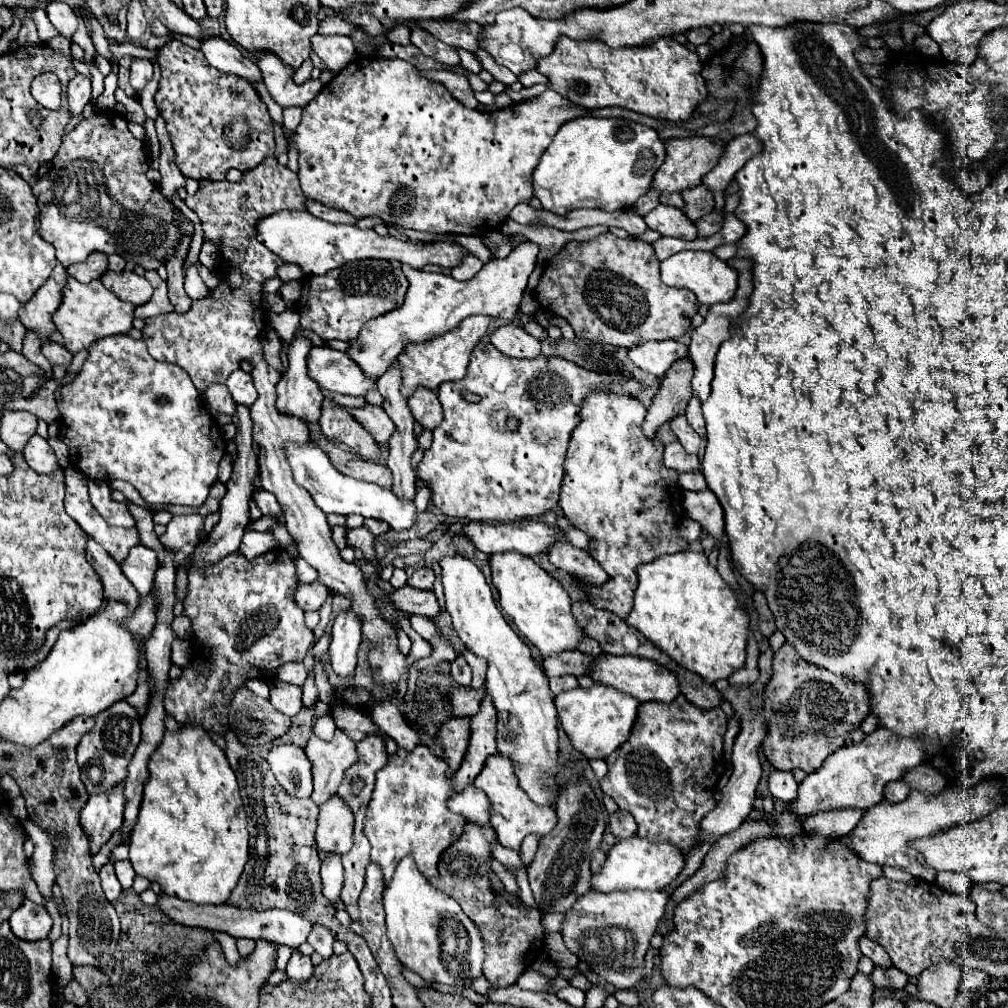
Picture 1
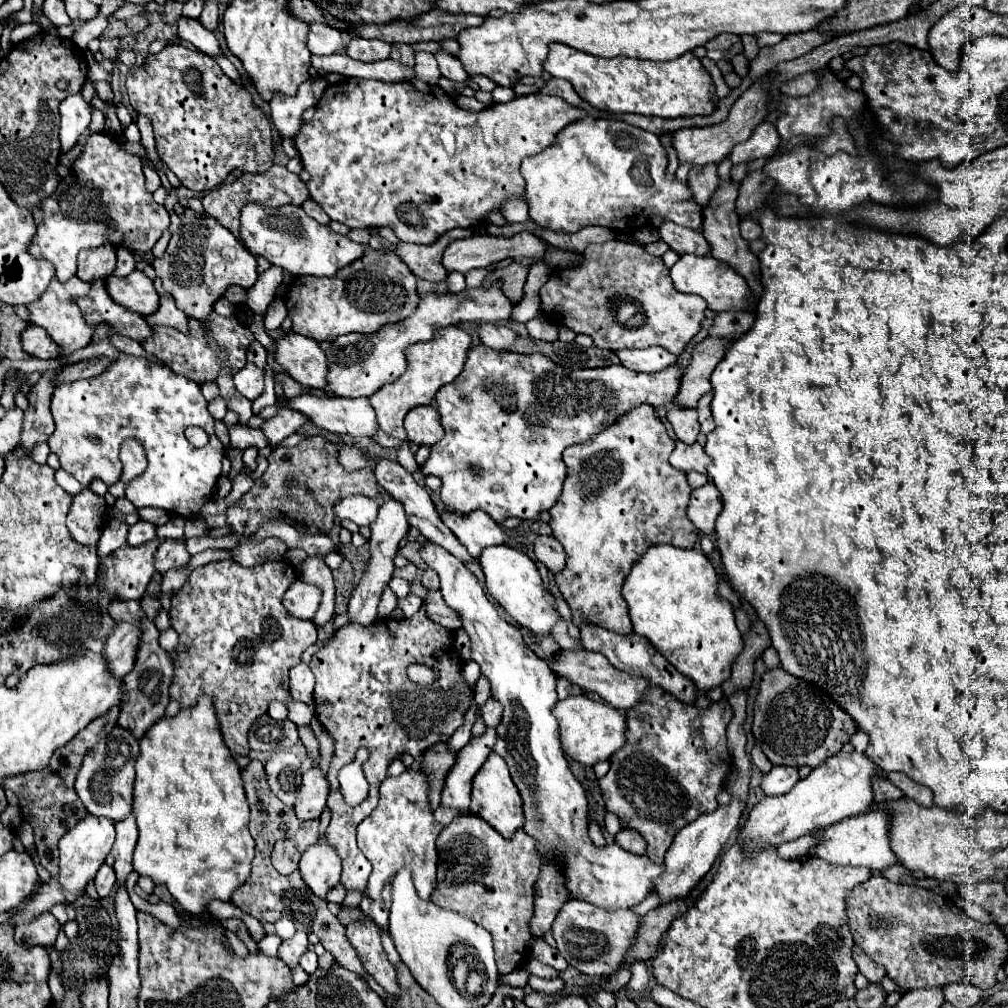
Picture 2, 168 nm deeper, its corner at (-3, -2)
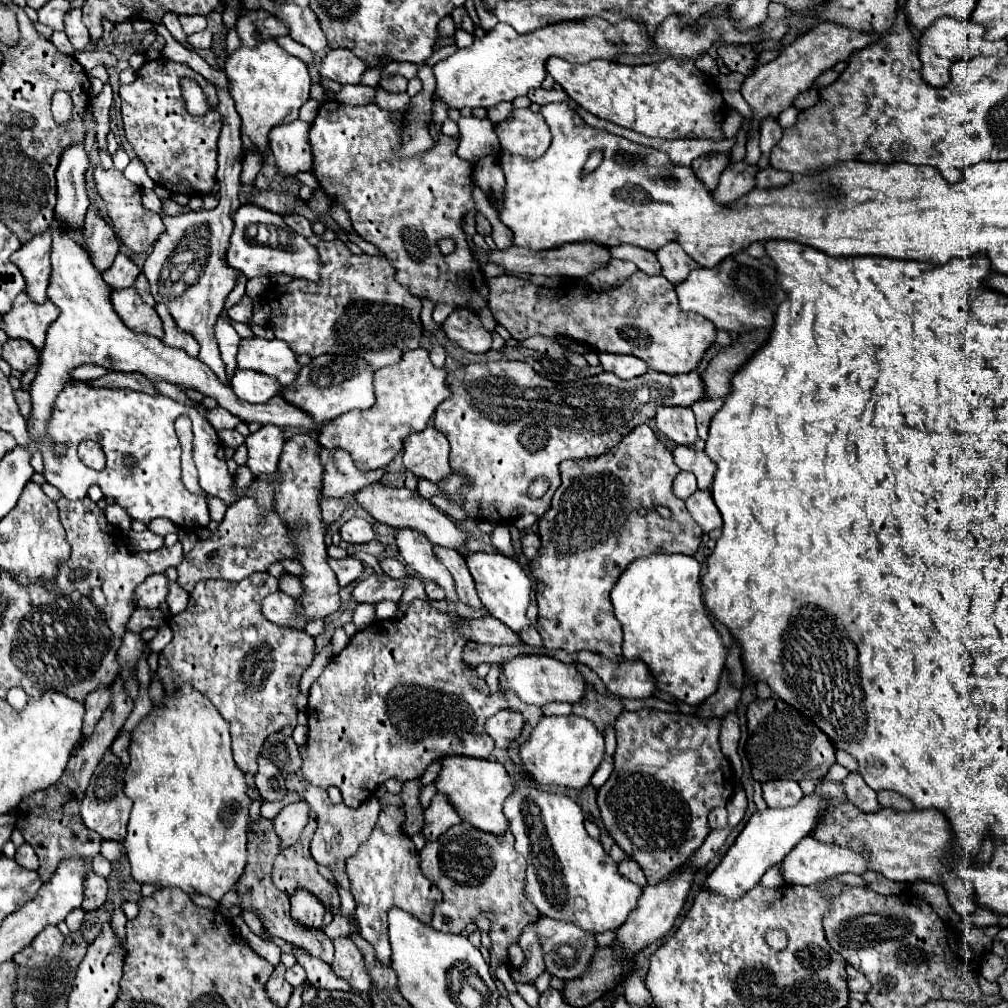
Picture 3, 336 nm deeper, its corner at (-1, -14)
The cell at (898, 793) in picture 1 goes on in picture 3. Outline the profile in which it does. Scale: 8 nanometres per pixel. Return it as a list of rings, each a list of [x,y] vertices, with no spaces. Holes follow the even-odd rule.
[[[849,773],[843,779],[843,787],[847,791],[849,803],[853,803],[855,807],[859,807],[861,811],[873,813],[873,811],[881,809],[881,805],[877,801],[877,793],[863,781],[863,777],[859,773]]]

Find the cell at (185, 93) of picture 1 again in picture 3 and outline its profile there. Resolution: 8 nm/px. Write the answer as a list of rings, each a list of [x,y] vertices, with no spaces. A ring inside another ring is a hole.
[[[161,57],[155,61],[145,61],[145,65],[137,71],[137,79],[129,85],[121,85],[119,97],[125,137],[137,157],[145,163],[147,175],[171,193],[175,187],[177,193],[207,195],[215,185],[217,137],[221,129],[221,115],[215,109],[217,95],[213,83],[189,65]],[[185,77],[197,81],[211,105],[211,109],[201,117],[191,115],[185,107],[185,99],[181,95],[181,79]]]

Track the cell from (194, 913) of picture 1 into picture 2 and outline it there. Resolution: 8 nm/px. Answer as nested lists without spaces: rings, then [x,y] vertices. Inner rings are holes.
[[[297,931],[291,939],[285,939],[285,941],[281,943],[278,957],[283,959],[292,970],[293,967],[297,965],[299,957],[307,951],[307,945],[309,945],[309,941],[307,941],[307,933]]]

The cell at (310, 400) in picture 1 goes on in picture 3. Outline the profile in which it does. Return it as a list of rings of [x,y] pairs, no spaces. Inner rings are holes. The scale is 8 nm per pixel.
[[[263,425],[257,433],[251,433],[245,439],[247,445],[247,467],[251,469],[253,477],[259,475],[271,475],[277,469],[279,455],[283,449],[285,437],[279,427],[275,425]]]

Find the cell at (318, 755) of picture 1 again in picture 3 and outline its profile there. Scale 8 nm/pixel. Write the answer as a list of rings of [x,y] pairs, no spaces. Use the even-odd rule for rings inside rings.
[[[299,801],[283,807],[277,813],[277,817],[273,819],[273,831],[281,839],[281,849],[293,845],[299,839],[299,833],[307,825],[307,811],[309,805],[305,801]]]

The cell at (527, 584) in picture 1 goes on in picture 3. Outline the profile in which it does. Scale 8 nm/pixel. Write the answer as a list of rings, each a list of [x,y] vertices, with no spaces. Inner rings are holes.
[[[467,553],[467,569],[471,571],[471,577],[475,579],[477,595],[487,607],[487,611],[501,619],[511,631],[521,631],[529,625],[529,619],[525,617],[525,611],[529,607],[529,593],[531,593],[531,577],[517,565],[515,559],[505,557],[501,553]]]

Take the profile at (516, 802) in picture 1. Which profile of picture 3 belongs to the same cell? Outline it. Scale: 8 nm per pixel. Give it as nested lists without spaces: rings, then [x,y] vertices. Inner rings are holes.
[[[445,755],[441,761],[441,773],[433,781],[437,793],[451,797],[451,805],[455,807],[459,817],[469,825],[493,835],[503,835],[509,825],[509,821],[503,815],[503,803],[513,791],[513,783],[505,767],[497,761],[475,759],[465,755]]]

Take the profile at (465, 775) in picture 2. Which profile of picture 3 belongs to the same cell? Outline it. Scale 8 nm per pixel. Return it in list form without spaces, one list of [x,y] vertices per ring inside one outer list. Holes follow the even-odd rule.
[[[435,795],[429,809],[423,813],[423,835],[425,841],[435,841],[439,835],[443,835],[449,827],[457,825],[461,819],[443,795]]]

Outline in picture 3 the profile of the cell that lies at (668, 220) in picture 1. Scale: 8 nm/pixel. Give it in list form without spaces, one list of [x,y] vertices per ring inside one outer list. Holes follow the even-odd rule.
[[[669,243],[657,251],[657,259],[663,267],[663,277],[669,279],[673,285],[679,285],[687,279],[689,271],[697,269],[699,265],[679,247],[679,243]]]

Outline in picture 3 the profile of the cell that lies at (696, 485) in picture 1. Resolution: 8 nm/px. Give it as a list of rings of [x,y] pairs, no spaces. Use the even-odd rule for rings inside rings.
[[[679,473],[675,477],[675,483],[673,483],[673,493],[679,497],[679,499],[687,499],[691,493],[697,491],[697,481],[691,473]]]

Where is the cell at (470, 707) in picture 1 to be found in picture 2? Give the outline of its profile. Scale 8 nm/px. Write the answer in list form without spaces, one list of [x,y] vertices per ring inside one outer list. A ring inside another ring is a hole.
[[[489,697],[487,703],[481,707],[481,717],[483,717],[485,725],[487,727],[497,727],[499,721],[501,721],[501,711],[503,711],[501,703],[497,703],[497,699]]]

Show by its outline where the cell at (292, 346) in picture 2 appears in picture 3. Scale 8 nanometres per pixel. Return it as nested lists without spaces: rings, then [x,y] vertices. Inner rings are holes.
[[[241,339],[237,351],[237,369],[253,369],[277,377],[281,385],[291,385],[301,369],[287,343],[279,339]]]

